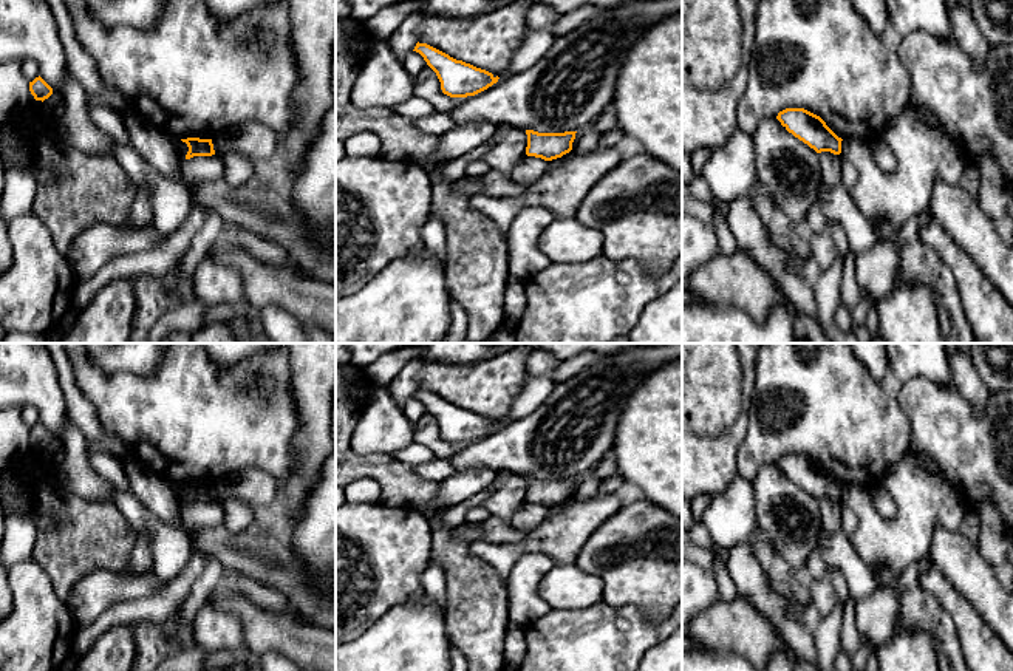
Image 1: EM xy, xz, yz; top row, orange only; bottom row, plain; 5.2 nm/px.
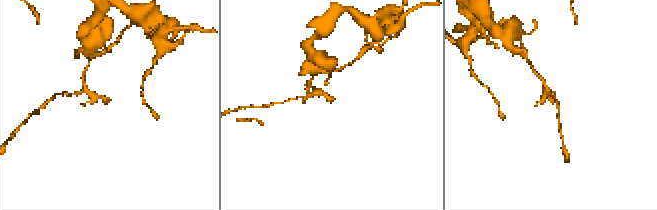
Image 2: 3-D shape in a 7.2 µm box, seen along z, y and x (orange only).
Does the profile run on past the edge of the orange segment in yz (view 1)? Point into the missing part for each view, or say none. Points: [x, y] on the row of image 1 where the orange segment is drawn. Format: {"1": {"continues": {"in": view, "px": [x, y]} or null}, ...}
{"1": {"continues": null}}

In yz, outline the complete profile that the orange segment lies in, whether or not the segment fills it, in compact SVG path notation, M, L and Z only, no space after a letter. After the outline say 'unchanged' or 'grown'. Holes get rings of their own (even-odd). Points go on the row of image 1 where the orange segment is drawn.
M786 108L778 113L776 119L789 133L807 144L817 153L841 153L843 139L838 138L820 116L804 108Z | unchanged

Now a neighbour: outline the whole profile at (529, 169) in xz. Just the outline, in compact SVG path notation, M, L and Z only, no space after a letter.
M524 156L510 172L510 178L524 187L538 181L549 167L549 161L535 156Z

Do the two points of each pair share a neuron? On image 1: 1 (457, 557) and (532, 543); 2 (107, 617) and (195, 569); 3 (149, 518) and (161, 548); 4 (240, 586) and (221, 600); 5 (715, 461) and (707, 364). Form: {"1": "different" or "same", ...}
{"1": "different", "2": "same", "3": "same", "4": "different", "5": "different"}

